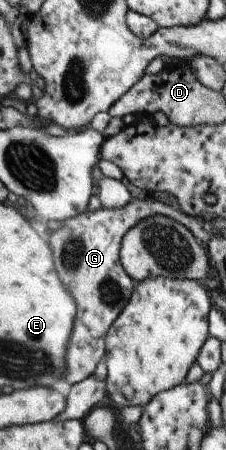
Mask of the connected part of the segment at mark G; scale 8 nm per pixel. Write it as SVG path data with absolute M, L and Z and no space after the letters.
M151 196L144 199L132 197L132 201L122 209L99 206L92 211L87 208L82 215L63 221L62 227L50 235L48 245L54 245L56 273L66 291L76 301L76 317L66 349L66 371L62 381L74 385L93 375L98 363L104 360L106 334L122 309L126 307L135 286L135 282L120 263L119 249L122 238L136 223L153 215L165 215L181 223L204 247L210 243L209 231L204 229L203 219L186 215L183 211L176 210Z

